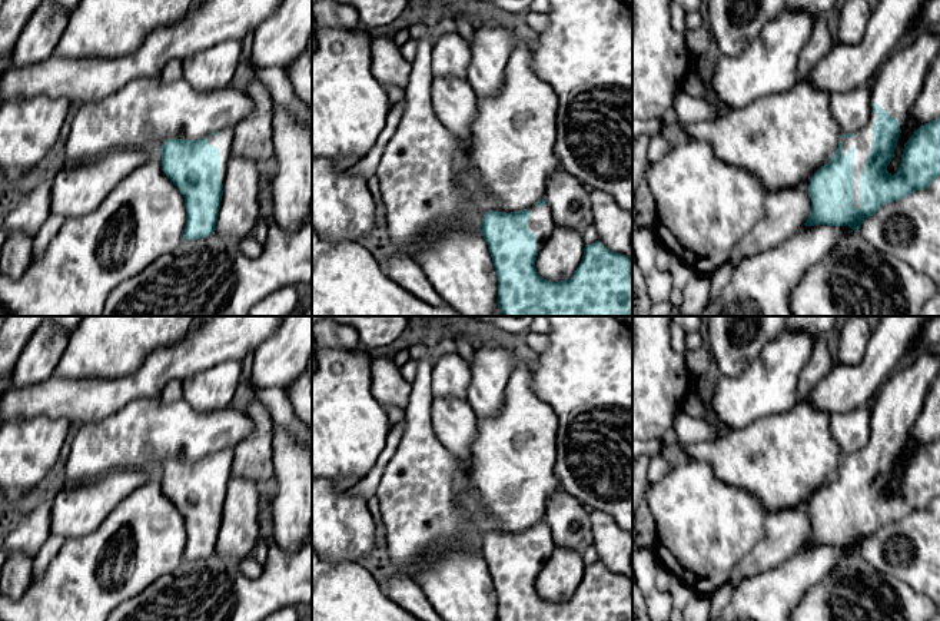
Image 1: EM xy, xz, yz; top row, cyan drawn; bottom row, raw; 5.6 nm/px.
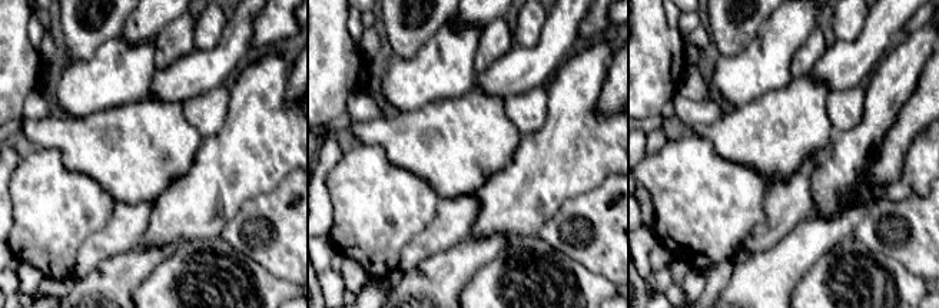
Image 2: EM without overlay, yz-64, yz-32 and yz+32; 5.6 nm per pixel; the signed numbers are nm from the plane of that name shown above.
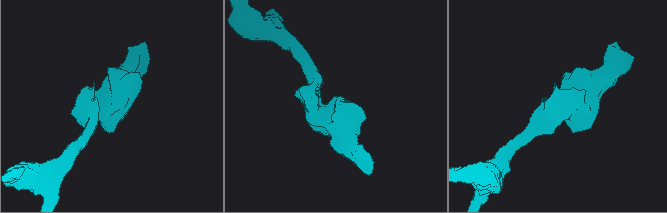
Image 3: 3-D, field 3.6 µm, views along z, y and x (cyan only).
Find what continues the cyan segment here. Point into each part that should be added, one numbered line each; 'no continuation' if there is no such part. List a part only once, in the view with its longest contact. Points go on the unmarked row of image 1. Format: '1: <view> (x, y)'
1: yz (897, 407)

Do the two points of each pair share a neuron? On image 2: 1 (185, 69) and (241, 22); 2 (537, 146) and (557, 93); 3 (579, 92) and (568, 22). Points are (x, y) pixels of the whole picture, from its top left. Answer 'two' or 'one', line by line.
1: one
2: one
3: two

